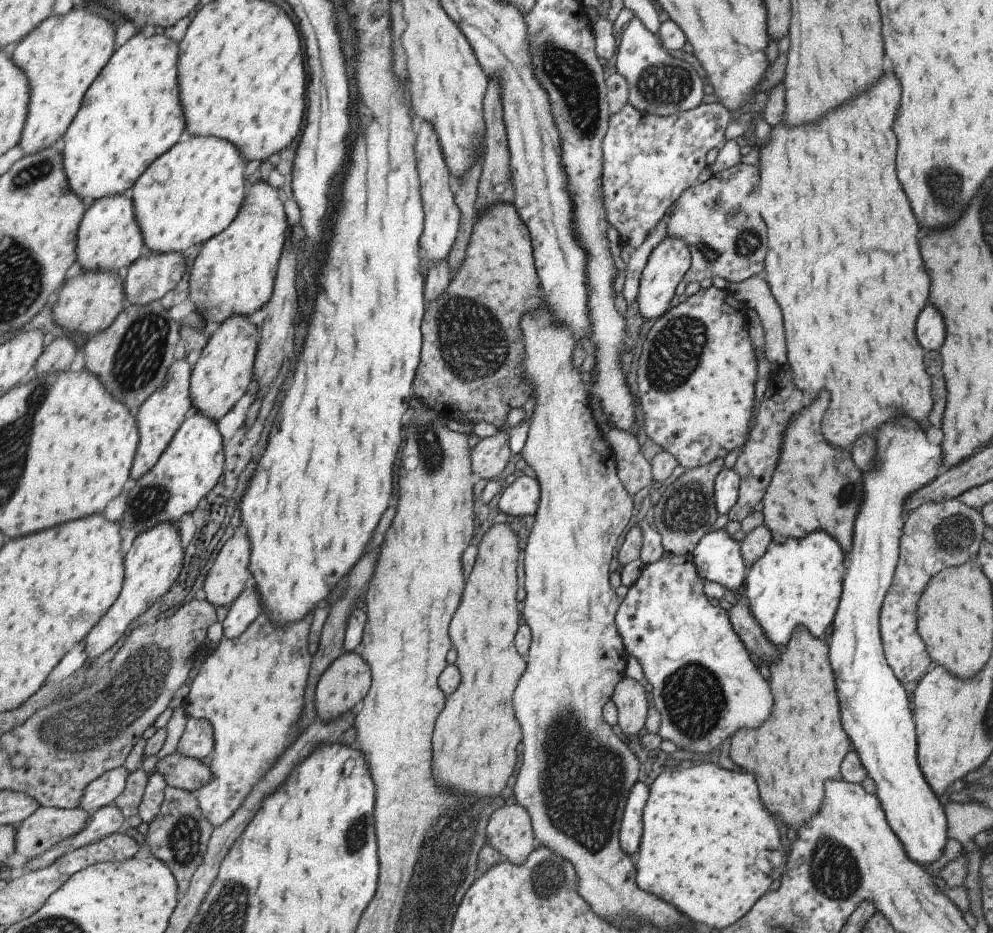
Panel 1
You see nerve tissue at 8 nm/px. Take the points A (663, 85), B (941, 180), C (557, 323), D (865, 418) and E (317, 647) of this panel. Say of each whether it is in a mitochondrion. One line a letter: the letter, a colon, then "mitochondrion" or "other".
A: mitochondrion
B: mitochondrion
C: other
D: other
E: other

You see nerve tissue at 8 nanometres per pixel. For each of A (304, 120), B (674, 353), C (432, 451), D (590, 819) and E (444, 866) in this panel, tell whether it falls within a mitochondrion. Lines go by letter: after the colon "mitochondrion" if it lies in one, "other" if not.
A: other
B: mitochondrion
C: mitochondrion
D: mitochondrion
E: mitochondrion

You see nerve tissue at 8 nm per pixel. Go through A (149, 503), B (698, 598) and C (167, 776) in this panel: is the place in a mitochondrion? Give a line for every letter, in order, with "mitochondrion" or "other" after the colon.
A: mitochondrion
B: other
C: other

